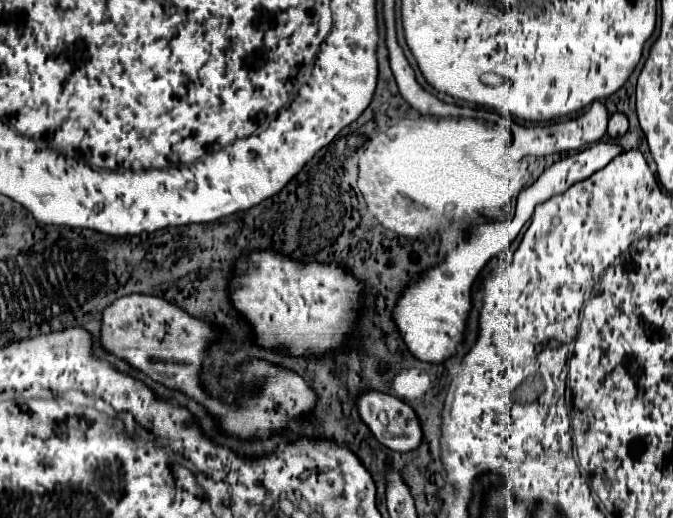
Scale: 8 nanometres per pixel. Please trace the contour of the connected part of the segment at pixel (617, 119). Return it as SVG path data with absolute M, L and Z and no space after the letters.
M620 112L612 114L610 122L608 122L608 134L610 134L610 138L618 140L620 136L626 134L626 130L628 130L628 118L626 118L626 114L620 114Z

